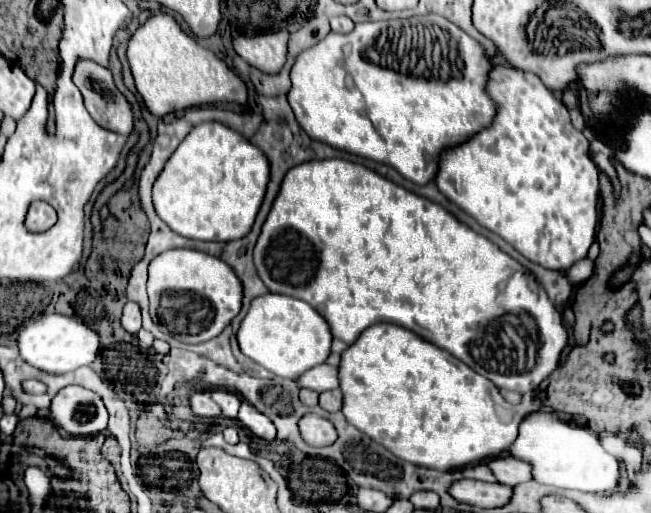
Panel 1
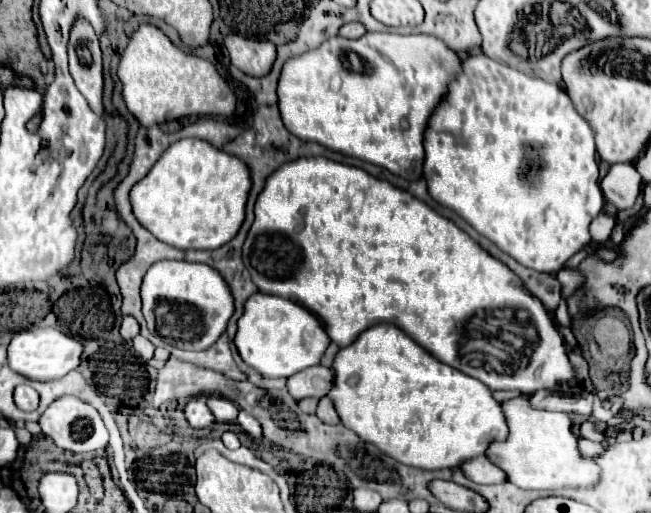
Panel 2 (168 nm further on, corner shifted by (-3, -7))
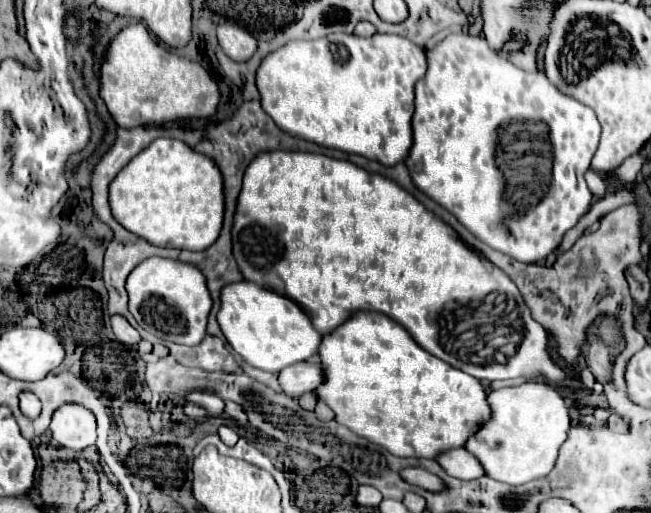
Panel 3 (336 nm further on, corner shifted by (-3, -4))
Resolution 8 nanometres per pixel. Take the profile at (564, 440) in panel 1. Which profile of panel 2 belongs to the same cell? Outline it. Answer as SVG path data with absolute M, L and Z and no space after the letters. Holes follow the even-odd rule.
M529 396L501 402L509 436L505 442L491 442L485 456L499 466L507 482L513 482L525 490L549 490L549 488L589 488L599 480L599 466L591 460L583 460L577 452L577 438L571 432L571 418L563 412L537 410L529 404Z

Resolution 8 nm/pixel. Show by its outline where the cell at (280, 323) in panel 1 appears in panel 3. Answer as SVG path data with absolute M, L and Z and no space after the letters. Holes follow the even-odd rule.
M239 281L223 287L217 321L231 347L249 365L269 373L279 373L293 363L311 359L317 355L323 339L313 323L309 323L309 315L297 307L297 303L249 281Z

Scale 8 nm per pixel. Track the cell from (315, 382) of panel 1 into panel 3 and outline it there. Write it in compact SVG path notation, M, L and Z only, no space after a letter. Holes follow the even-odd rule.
M297 363L285 367L279 373L279 383L289 397L301 397L303 393L313 393L323 383L323 371L317 363Z

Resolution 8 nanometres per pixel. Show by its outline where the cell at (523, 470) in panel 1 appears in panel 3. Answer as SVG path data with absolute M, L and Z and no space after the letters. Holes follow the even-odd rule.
M465 449L445 451L437 457L437 461L447 471L447 475L457 479L479 479L481 475L485 475L481 463L477 463L477 459Z

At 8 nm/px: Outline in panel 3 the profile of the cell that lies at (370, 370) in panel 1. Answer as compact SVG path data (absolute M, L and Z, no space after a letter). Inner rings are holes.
M375 311L355 313L349 323L343 323L323 337L319 355L325 381L317 387L317 395L335 411L335 421L397 457L435 459L443 451L465 447L465 439L475 435L477 427L493 417L485 387L479 379L429 355L413 341L405 327L397 325L397 321L387 315Z

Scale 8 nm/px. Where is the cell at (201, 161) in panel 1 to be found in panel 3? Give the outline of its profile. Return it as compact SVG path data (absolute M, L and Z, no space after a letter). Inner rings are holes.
M155 139L109 185L113 217L131 233L159 247L203 251L223 227L225 193L217 165L177 139Z

